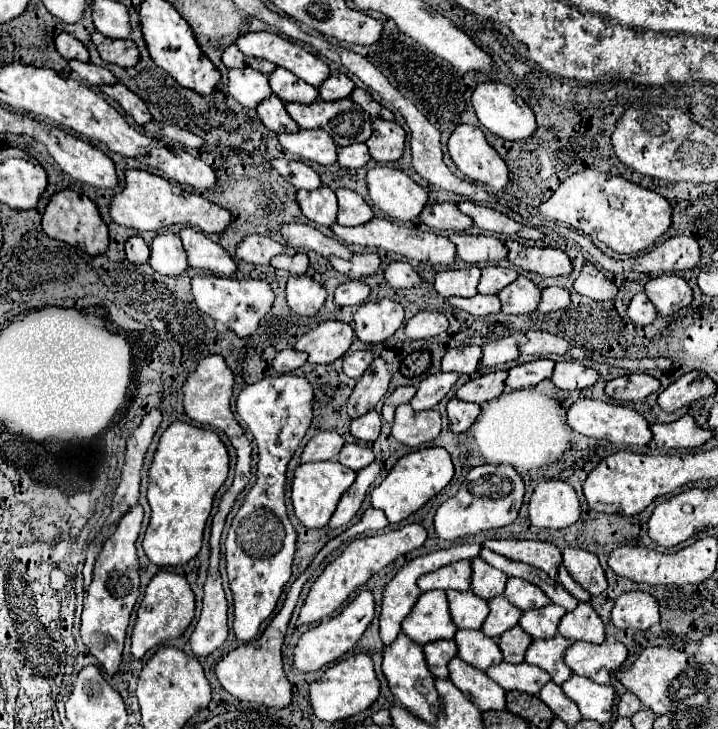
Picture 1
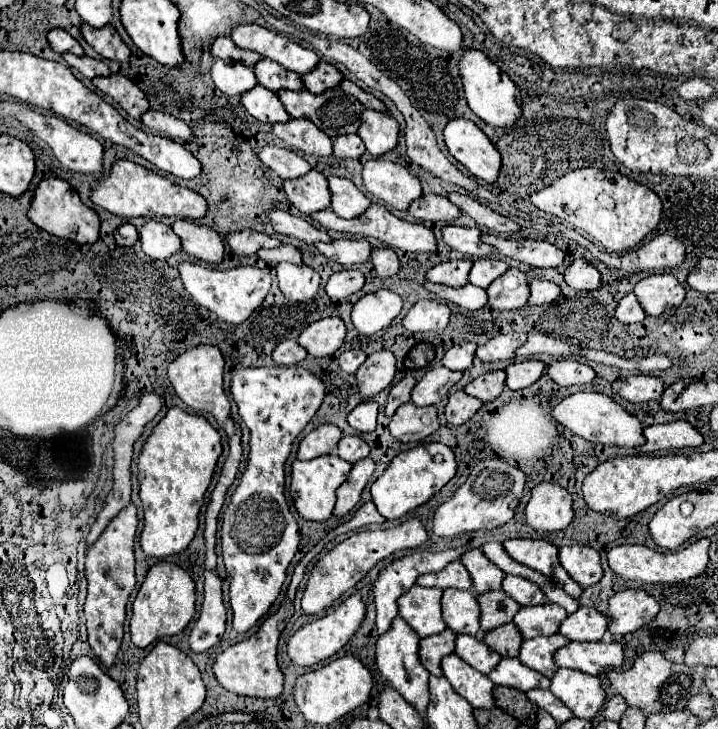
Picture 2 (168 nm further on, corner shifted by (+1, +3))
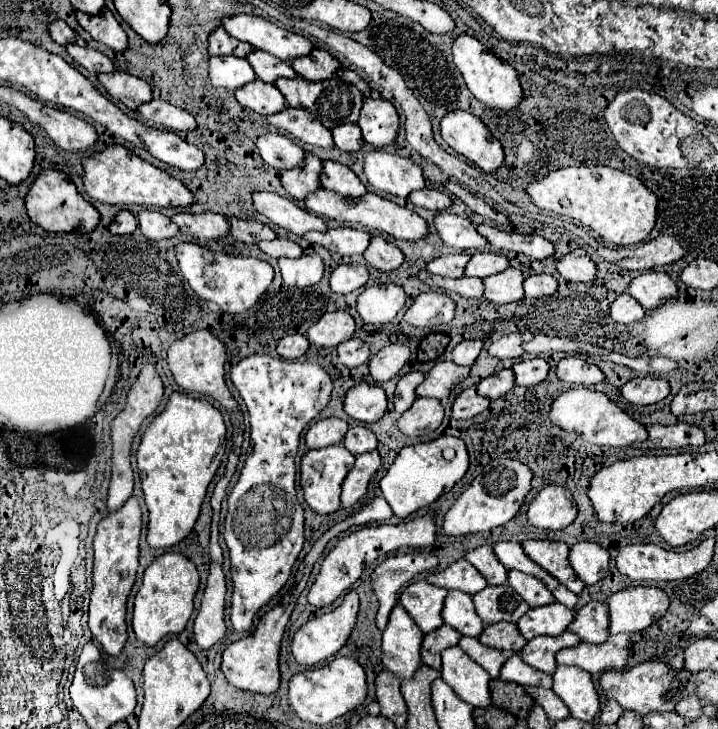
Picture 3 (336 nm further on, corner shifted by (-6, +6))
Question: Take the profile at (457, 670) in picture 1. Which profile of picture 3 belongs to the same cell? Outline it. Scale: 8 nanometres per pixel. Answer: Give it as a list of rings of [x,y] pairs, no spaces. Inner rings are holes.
[[[458,646],[444,650],[442,678],[464,702],[476,708],[486,708],[492,704],[490,674],[482,666],[472,662]]]

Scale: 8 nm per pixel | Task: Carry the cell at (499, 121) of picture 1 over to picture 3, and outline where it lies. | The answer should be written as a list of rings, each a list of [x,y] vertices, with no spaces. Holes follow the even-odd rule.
[[[460,34],[452,44],[452,54],[454,54],[454,64],[462,72],[468,90],[484,106],[496,108],[496,110],[512,110],[522,102],[524,94],[522,94],[522,86],[518,80],[518,72],[508,62],[502,62],[500,58],[490,54],[480,40],[466,36],[466,34]]]

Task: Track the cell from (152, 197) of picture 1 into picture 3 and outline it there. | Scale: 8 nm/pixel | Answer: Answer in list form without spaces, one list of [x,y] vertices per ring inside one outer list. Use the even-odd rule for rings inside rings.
[[[118,144],[84,160],[84,188],[90,198],[104,204],[142,204],[150,208],[180,208],[194,204],[194,194],[180,180]]]

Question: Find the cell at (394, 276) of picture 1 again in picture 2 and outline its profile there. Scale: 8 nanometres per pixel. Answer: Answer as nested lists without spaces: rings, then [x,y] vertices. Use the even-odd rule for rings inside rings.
[[[385,247],[385,249],[371,249],[369,261],[373,263],[373,269],[375,269],[377,277],[381,277],[381,279],[391,277],[391,275],[395,275],[399,271],[399,257],[389,247]]]

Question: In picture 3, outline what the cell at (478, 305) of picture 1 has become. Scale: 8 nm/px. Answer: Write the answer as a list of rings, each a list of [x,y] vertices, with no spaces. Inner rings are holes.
[[[422,270],[418,274],[418,278],[428,284],[430,288],[438,288],[438,290],[446,290],[446,292],[456,292],[464,298],[482,298],[484,296],[484,284],[480,278],[460,278],[460,280],[450,280],[450,278],[440,278],[434,274],[428,274],[426,270]]]

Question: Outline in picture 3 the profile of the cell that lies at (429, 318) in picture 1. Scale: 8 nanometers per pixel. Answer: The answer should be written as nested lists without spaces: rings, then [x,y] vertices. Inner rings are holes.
[[[424,292],[404,312],[404,320],[416,328],[448,324],[454,320],[454,302],[444,292]]]

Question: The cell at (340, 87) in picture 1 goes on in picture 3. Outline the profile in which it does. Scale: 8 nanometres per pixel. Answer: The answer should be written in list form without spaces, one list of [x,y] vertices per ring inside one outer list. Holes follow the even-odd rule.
[[[314,48],[314,52],[306,58],[292,60],[292,66],[302,78],[306,78],[310,82],[330,80],[342,68],[340,62],[322,48]]]

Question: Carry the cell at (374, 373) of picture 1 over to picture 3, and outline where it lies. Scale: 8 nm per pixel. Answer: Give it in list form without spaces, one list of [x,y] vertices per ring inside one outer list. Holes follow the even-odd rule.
[[[390,344],[390,346],[382,348],[370,360],[370,376],[378,384],[388,382],[390,378],[394,378],[404,368],[408,356],[410,356],[410,350],[404,344]]]

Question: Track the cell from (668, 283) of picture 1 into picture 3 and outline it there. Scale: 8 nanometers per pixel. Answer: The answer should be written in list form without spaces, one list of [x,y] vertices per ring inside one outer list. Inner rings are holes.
[[[644,272],[630,282],[628,294],[632,294],[644,306],[644,310],[652,310],[664,304],[668,298],[676,298],[678,286],[664,272]]]

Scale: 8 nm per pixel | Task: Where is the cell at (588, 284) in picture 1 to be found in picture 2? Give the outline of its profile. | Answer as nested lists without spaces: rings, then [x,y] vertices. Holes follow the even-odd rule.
[[[575,259],[565,269],[565,283],[579,291],[593,291],[601,287],[601,275],[589,261]]]

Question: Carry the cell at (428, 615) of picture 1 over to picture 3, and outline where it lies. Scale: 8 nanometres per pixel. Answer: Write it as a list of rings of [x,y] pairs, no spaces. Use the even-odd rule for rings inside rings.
[[[418,580],[404,588],[404,592],[400,594],[400,604],[418,624],[418,628],[424,634],[428,634],[428,632],[434,632],[440,626],[444,626],[442,608],[444,608],[446,594],[448,594],[448,590],[432,586],[426,580]]]

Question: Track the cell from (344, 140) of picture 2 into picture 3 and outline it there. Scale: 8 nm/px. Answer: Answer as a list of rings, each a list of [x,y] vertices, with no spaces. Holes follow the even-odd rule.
[[[358,124],[336,126],[332,130],[332,136],[334,136],[334,144],[344,152],[356,152],[364,146],[364,138],[362,138],[362,132],[360,132]]]

